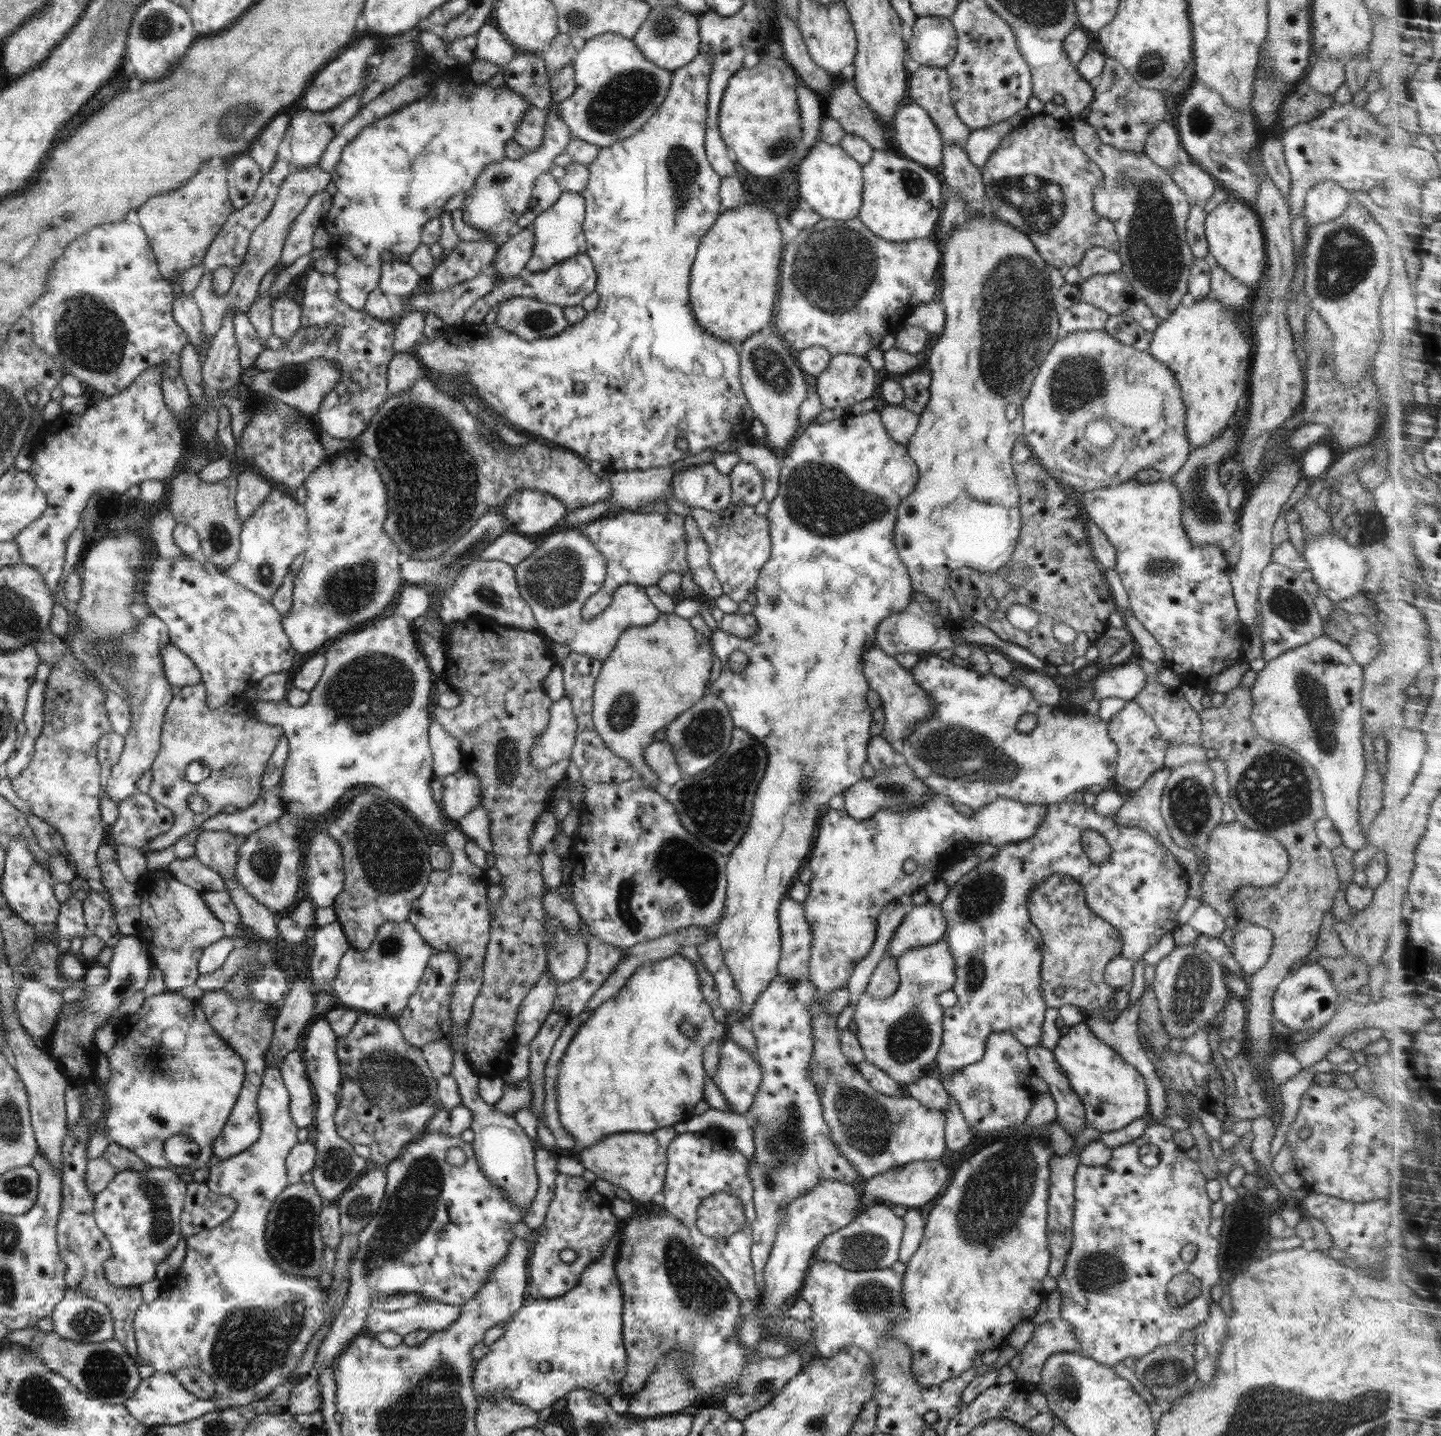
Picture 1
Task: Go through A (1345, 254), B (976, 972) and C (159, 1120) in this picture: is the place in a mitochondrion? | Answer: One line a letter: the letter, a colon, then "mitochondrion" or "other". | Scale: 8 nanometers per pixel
A: mitochondrion
B: mitochondrion
C: mitochondrion

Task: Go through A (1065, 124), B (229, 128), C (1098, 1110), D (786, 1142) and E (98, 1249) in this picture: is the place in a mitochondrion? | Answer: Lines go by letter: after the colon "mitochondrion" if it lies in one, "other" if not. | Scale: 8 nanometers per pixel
A: other
B: mitochondrion
C: other
D: mitochondrion
E: other

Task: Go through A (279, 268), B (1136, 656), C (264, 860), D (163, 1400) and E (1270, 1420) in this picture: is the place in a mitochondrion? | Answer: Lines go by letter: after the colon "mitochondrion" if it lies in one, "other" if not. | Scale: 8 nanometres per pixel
A: other
B: other
C: mitochondrion
D: other
E: mitochondrion

